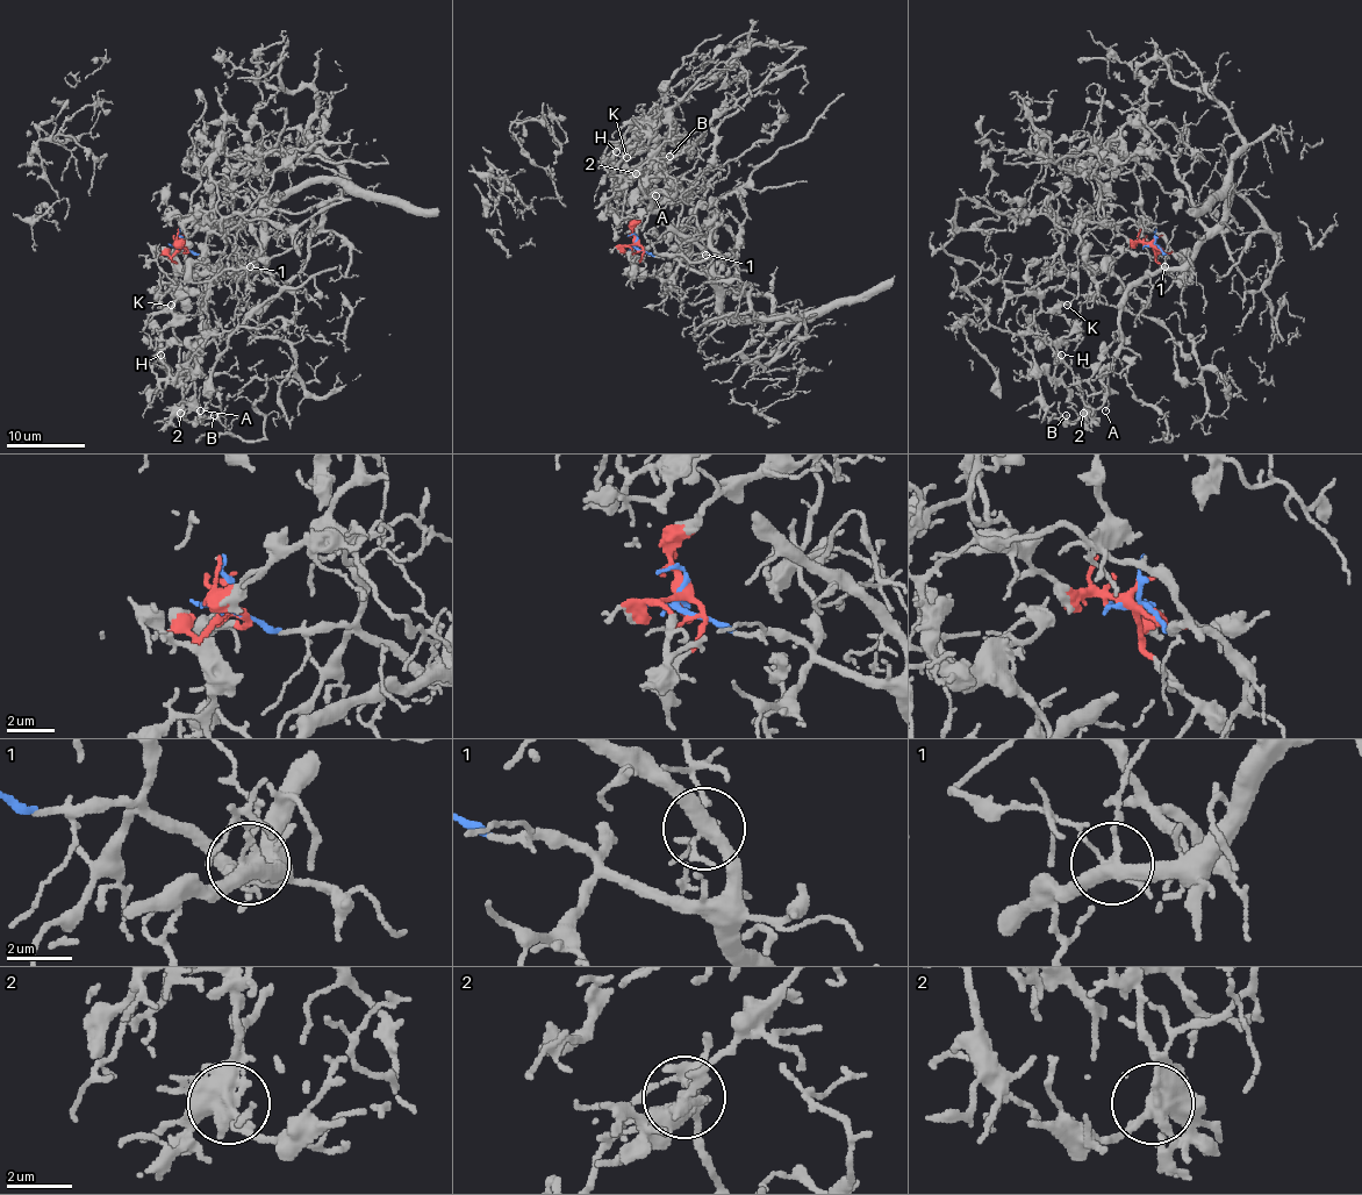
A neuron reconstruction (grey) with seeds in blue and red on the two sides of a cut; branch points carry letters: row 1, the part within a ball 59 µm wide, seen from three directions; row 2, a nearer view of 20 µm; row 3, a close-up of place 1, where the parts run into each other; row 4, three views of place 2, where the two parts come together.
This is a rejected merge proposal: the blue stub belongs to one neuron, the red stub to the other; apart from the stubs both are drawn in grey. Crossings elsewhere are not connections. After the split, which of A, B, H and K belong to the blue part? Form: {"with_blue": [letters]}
{"with_blue": ["A"]}

